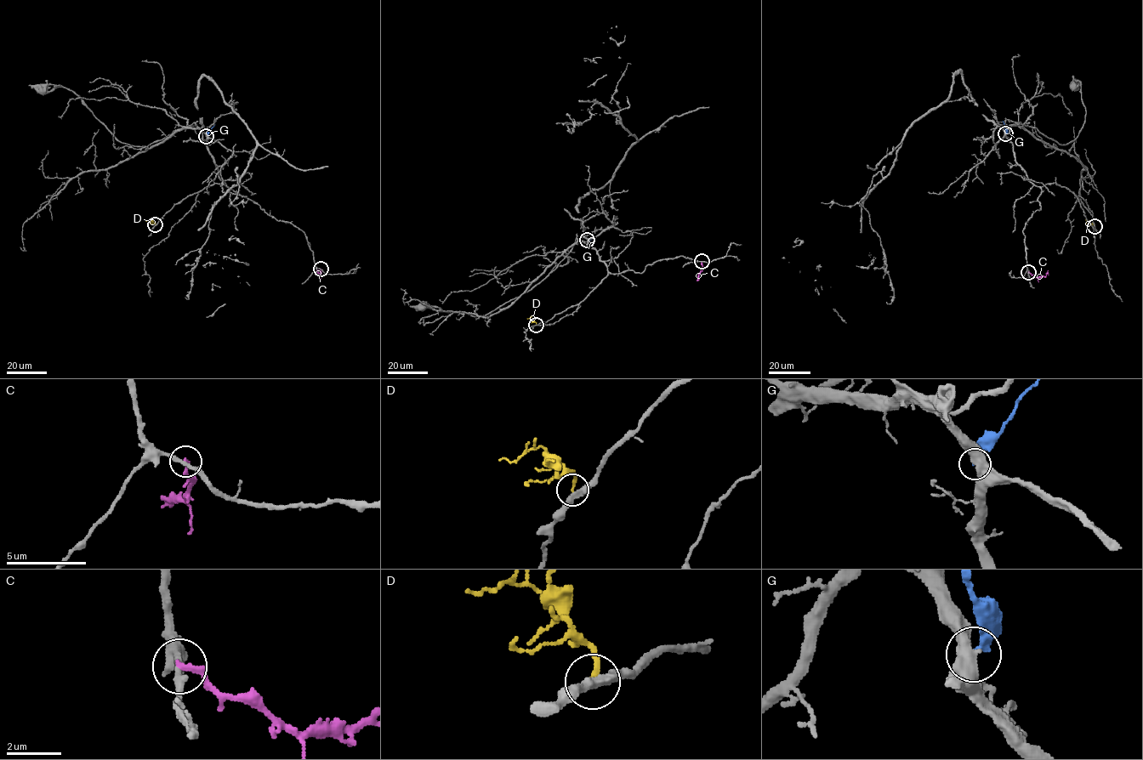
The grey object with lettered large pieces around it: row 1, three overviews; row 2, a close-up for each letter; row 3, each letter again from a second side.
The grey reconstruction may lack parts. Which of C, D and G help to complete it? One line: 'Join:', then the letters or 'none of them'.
Join: none of them

